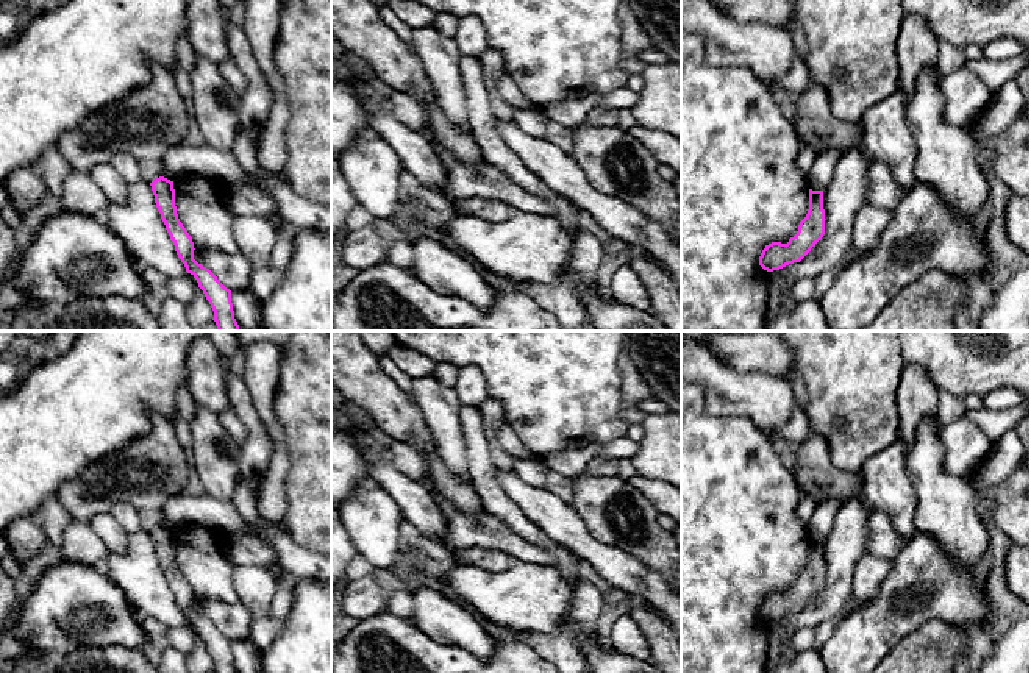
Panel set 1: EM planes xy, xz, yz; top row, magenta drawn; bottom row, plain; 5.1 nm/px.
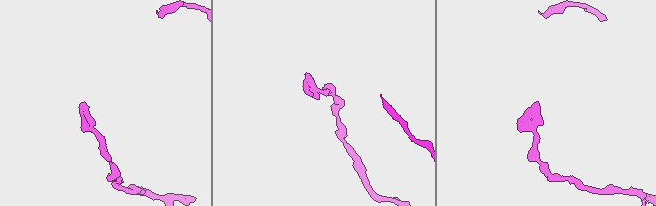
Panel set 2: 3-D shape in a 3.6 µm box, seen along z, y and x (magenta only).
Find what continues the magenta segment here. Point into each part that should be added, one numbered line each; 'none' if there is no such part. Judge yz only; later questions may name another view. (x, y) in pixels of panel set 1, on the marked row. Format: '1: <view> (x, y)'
none

